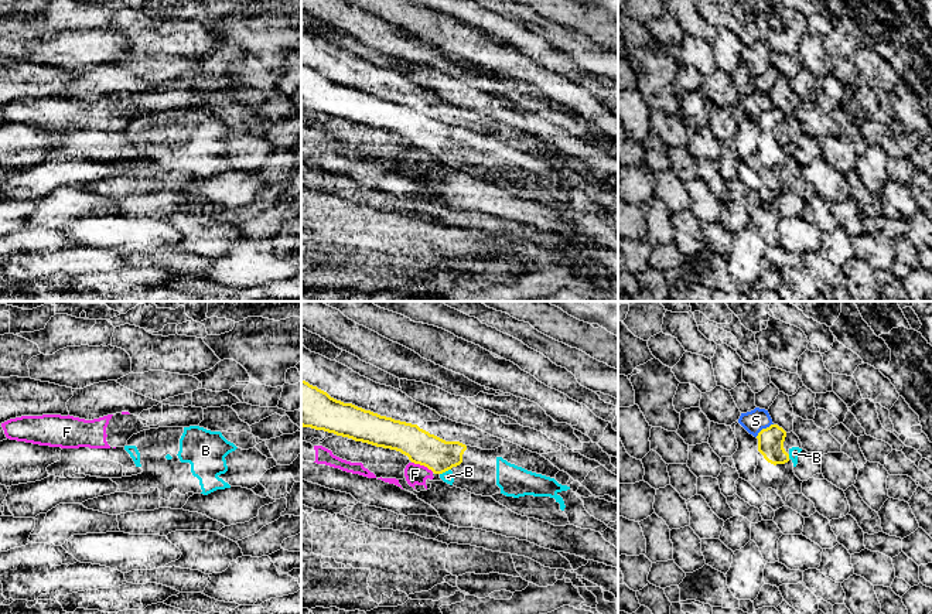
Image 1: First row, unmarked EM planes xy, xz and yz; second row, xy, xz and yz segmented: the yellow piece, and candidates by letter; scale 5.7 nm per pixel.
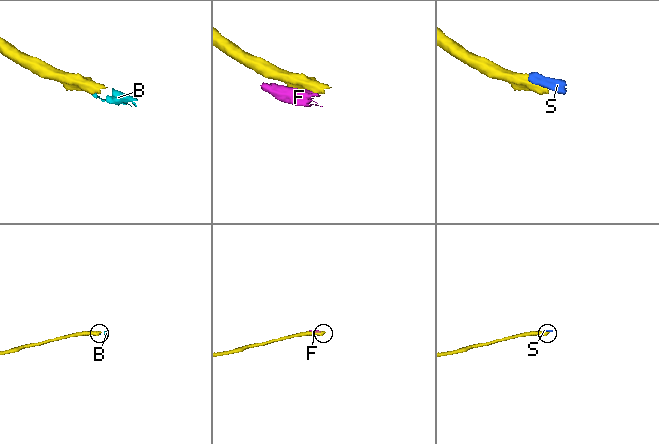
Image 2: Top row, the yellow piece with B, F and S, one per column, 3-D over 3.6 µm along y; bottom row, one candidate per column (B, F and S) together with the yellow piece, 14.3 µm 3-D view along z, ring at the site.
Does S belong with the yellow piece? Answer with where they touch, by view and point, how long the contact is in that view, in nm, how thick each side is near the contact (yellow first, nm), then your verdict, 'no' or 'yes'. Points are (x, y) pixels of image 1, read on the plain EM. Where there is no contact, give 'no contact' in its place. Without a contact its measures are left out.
yz (764, 112) | 130 nm | 140/120 nm | no

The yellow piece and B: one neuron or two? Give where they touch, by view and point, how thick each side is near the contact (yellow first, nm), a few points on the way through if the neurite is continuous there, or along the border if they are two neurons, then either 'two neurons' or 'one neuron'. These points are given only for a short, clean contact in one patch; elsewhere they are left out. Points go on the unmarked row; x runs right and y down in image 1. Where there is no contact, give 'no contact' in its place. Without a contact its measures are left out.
meets yellow in xz at (444, 154); 190 nm thick on the yellow side, 70 nm on the other; runs through xz (424, 132), (444, 154), (447, 160); one neuron

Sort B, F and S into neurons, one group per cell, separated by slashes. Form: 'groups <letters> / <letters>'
groups B / F / S

